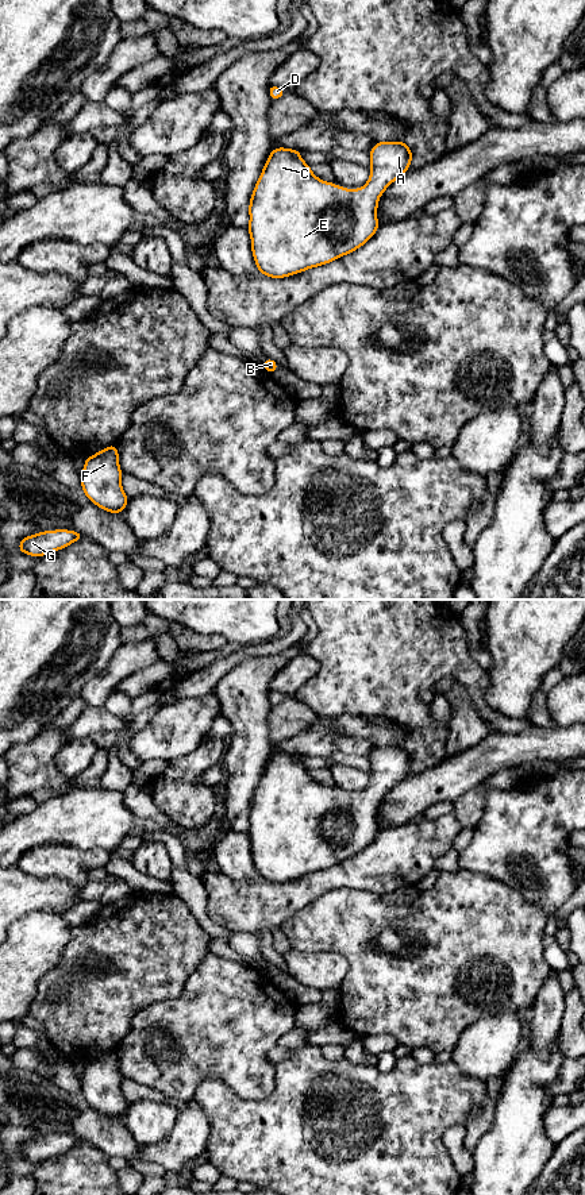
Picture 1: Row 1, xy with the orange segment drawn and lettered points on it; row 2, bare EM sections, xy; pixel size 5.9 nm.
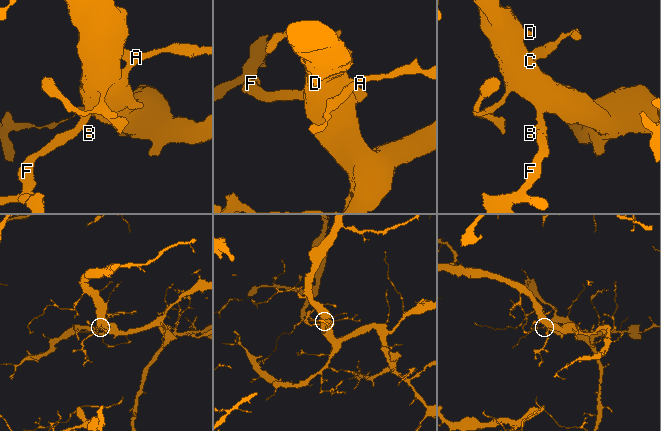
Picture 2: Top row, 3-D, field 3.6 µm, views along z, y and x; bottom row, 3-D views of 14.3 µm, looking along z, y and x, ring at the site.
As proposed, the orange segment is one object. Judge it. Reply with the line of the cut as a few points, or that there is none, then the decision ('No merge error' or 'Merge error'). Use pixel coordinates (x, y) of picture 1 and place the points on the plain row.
No split. No merge error

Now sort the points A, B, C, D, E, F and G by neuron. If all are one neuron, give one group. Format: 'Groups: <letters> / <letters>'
Groups: A B C D E F G

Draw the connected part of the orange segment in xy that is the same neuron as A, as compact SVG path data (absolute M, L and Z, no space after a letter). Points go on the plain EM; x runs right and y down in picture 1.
M377 747L369 756L372 768L367 787L359 794L346 794L317 783L311 776L311 771L303 766L300 758L300 755L285 752L273 753L250 801L247 834L251 844L251 857L258 876L270 883L285 883L311 872L327 870L370 845L380 832L377 812L381 799L392 787L407 778L412 768L412 755L405 747Z

